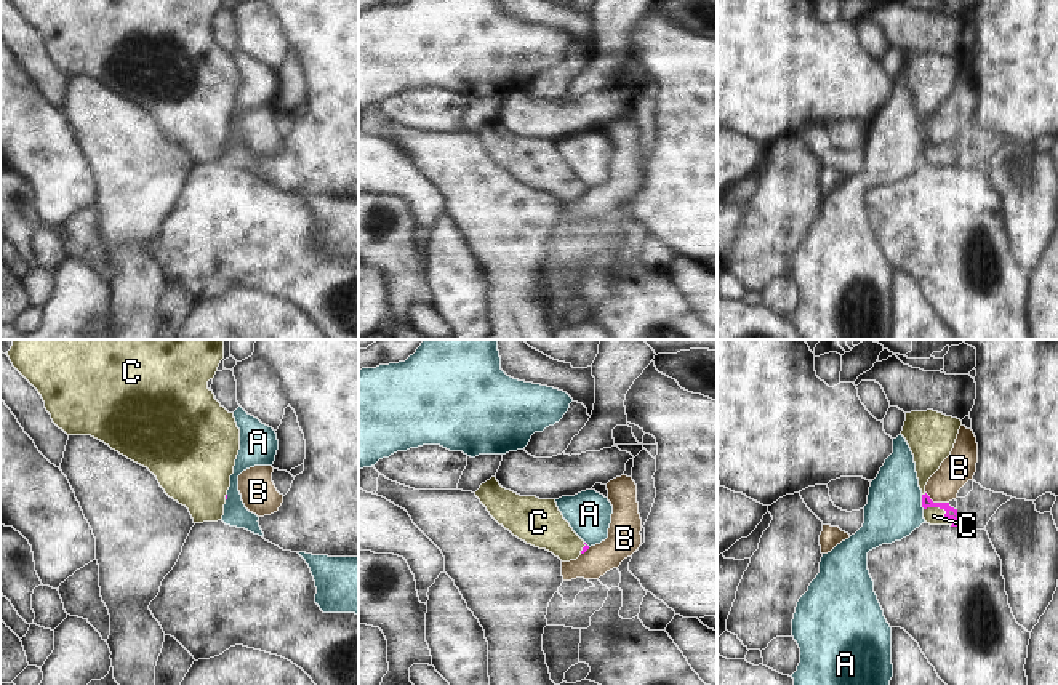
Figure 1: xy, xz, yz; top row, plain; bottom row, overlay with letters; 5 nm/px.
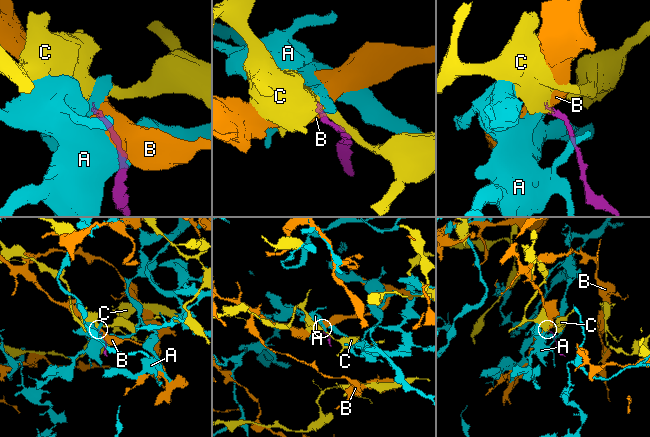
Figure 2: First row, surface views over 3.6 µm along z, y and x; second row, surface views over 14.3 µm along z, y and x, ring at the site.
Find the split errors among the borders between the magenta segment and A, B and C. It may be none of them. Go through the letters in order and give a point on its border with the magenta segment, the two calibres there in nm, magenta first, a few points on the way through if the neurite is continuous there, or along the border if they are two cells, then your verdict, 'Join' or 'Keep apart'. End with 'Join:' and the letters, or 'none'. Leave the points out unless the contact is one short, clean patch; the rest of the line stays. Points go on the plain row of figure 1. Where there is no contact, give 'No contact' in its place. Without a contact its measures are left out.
A: Touches magenta at yz (922, 143). Thickness 60 nm (magenta) against 280 nm. Boundary: yz (921, 136), (924, 149). Keep apart
B: Touches magenta at yz (937, 144). Thickness 60 nm (magenta) against 160 nm. Boundary: yz (925, 133), (933, 143), (948, 144). Keep apart
C: Touches magenta at yz (941, 149). Thickness 60 nm (magenta) against 90 nm. Path across: yz (951, 154), (941, 149), (933, 157). Join
Join: C.

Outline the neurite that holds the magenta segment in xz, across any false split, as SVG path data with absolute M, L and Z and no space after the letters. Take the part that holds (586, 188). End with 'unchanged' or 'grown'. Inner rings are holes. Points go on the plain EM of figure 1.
M491 118L475 133L490 157L514 178L546 190L562 203L576 202L589 187L563 160L555 141L520 138Z; grown

